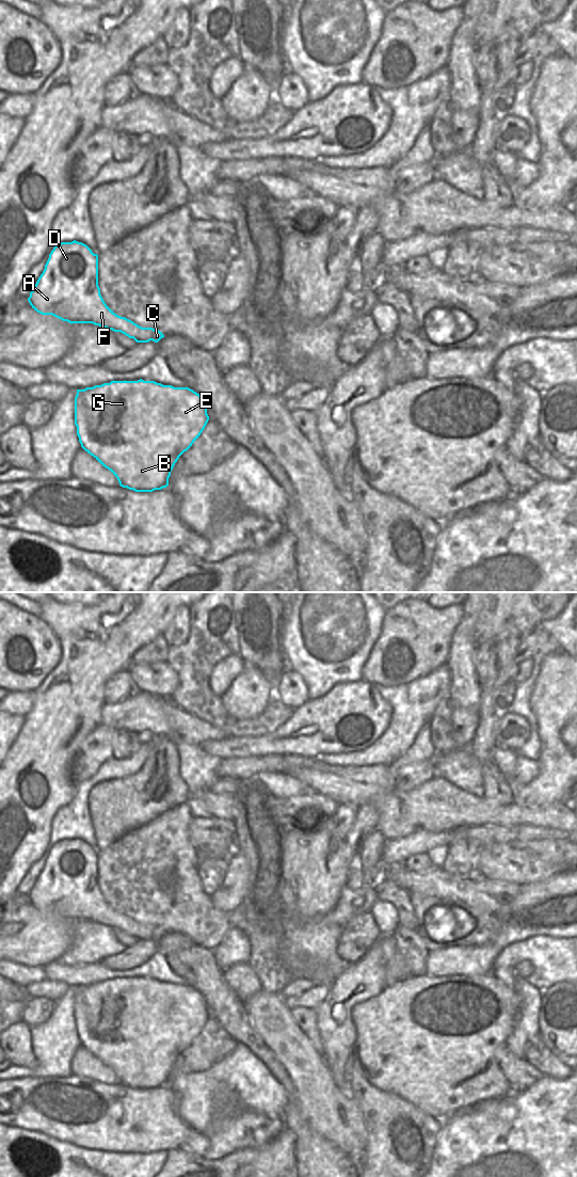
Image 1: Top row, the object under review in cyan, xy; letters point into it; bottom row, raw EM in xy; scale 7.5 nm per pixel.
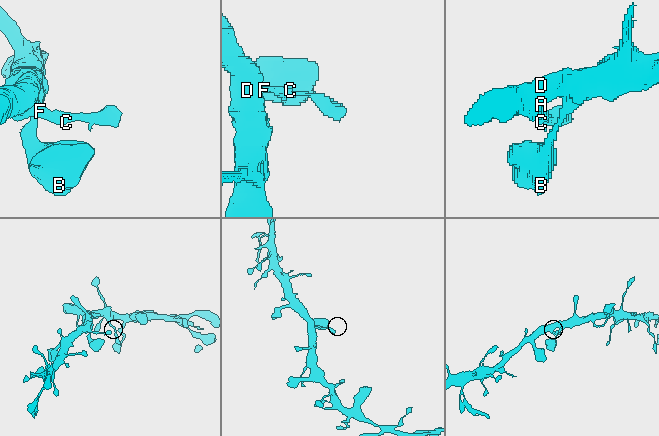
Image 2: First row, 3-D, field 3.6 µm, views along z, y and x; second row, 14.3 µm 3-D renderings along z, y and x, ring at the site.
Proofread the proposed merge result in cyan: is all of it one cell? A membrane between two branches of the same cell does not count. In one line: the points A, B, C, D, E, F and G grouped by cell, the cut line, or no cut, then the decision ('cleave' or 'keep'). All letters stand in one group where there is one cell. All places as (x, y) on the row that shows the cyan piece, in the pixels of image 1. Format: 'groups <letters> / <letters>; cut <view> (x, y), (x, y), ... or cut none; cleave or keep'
groups A B C D E F G; cut none; keep

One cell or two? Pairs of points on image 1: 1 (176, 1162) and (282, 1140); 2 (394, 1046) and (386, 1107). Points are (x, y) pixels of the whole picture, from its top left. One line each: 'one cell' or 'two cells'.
1: one cell
2: two cells

